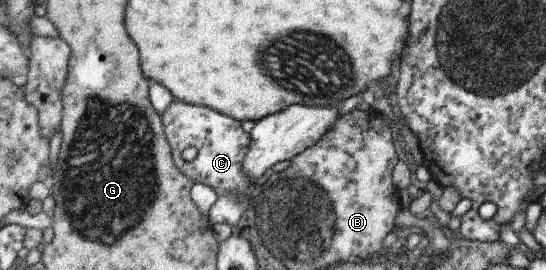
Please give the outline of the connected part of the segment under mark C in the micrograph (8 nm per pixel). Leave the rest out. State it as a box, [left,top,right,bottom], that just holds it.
[161,99,255,200]

